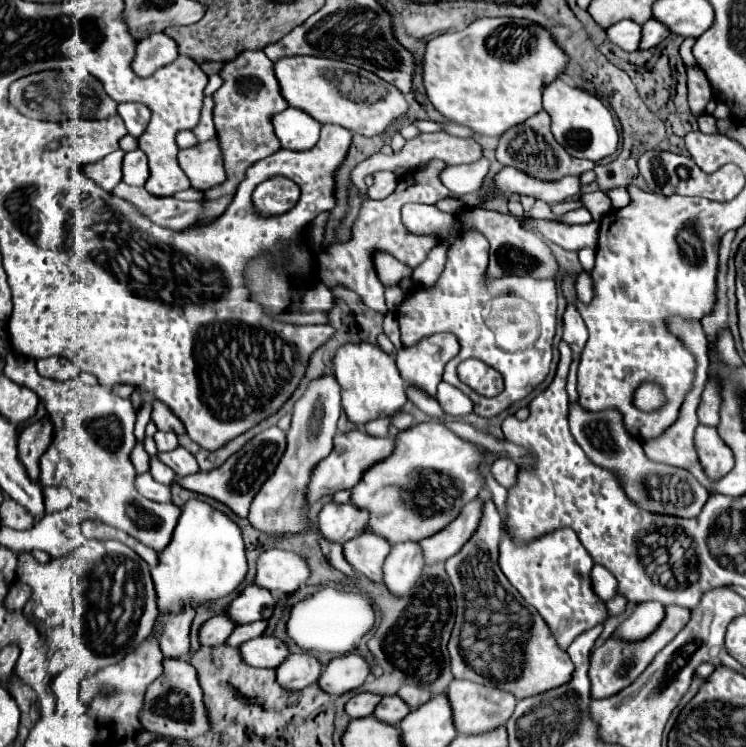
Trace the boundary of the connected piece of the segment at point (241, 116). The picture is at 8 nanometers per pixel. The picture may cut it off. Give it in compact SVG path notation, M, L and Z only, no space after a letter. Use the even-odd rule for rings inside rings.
M263 50L241 52L235 60L223 66L219 76L223 78L223 86L213 94L215 100L213 116L219 144L223 150L227 180L205 192L205 198L209 200L217 200L221 196L233 196L237 192L239 182L245 178L247 168L281 148L273 132L271 118L287 108L287 102L279 92L279 82L273 74L273 62L265 56Z

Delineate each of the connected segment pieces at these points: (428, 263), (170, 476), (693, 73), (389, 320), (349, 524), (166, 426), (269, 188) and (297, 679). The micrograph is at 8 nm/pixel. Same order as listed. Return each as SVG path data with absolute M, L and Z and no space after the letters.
M447 244L435 246L435 248L427 254L427 260L413 270L413 280L415 280L417 284L421 284L421 286L433 286L433 284L437 282L439 274L443 272L445 252L447 252Z
M151 458L151 476L155 482L161 482L161 484L173 484L175 480L175 474L171 472L171 468L167 468L163 462L159 462L157 458Z
M685 66L687 70L687 88L689 88L689 106L695 116L699 116L707 102L713 98L711 96L711 86L703 74L701 68L697 66Z
M389 311L383 320L383 332L389 336L389 340L395 346L395 352L399 352L401 348L401 340L399 340L399 324L395 312Z
M329 502L319 512L315 528L329 542L345 544L347 540L365 532L365 522L367 522L367 514L363 510L357 510L351 504Z
M153 400L151 422L157 426L157 430L163 430L163 432L175 432L175 434L185 432L185 426L181 424L181 420L161 400Z
M271 178L261 182L253 192L255 210L263 216L283 214L299 200L299 188L287 178Z
M289 654L283 664L277 668L277 680L279 686L287 690L299 690L305 686L311 686L317 682L321 674L321 664L311 654Z

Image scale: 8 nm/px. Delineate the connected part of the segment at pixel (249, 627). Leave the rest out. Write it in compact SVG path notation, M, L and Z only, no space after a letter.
M259 620L259 622L251 622L251 624L243 624L243 626L235 626L235 632L227 638L225 644L231 644L231 646L241 646L243 642L251 640L251 638L257 638L263 634L267 622L265 620Z

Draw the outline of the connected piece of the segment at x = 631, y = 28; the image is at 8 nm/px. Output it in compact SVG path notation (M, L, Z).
M619 20L611 28L607 28L605 32L607 32L607 38L615 46L619 46L627 52L637 50L637 44L639 44L639 38L641 38L641 26L635 24L633 20Z

